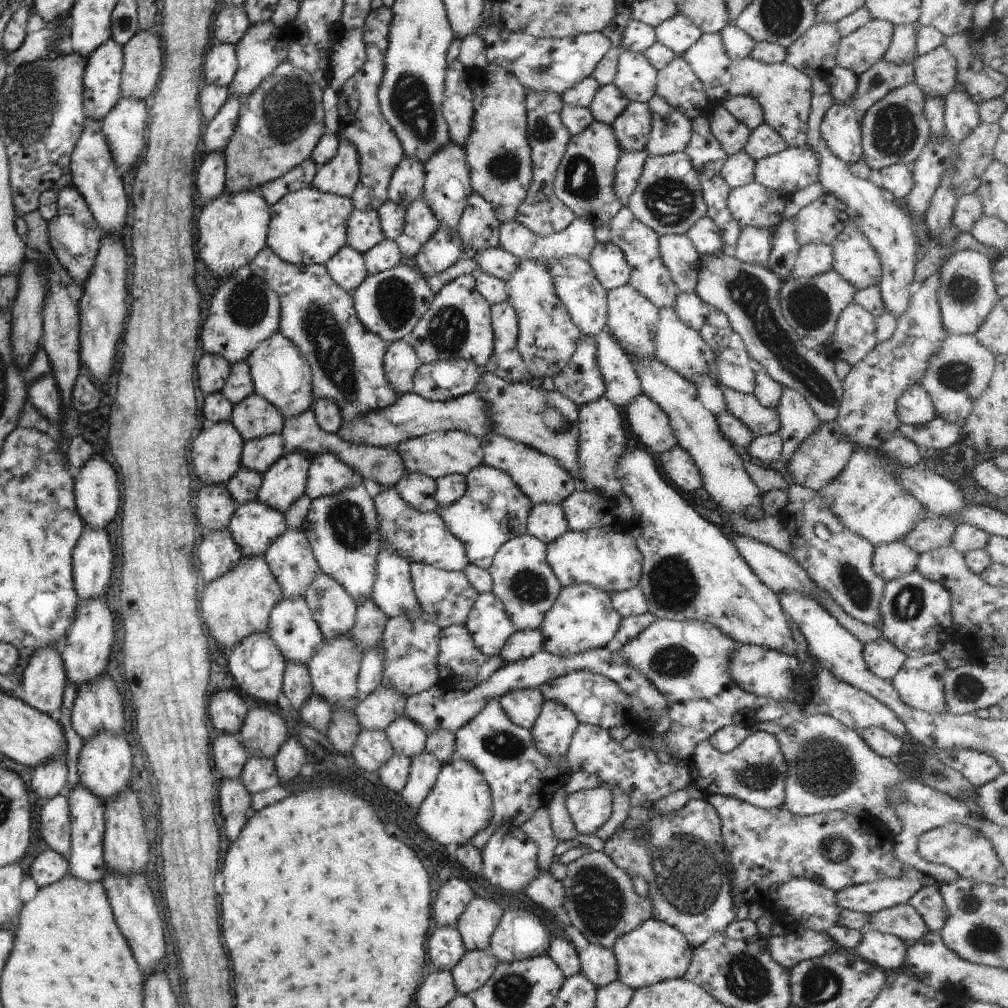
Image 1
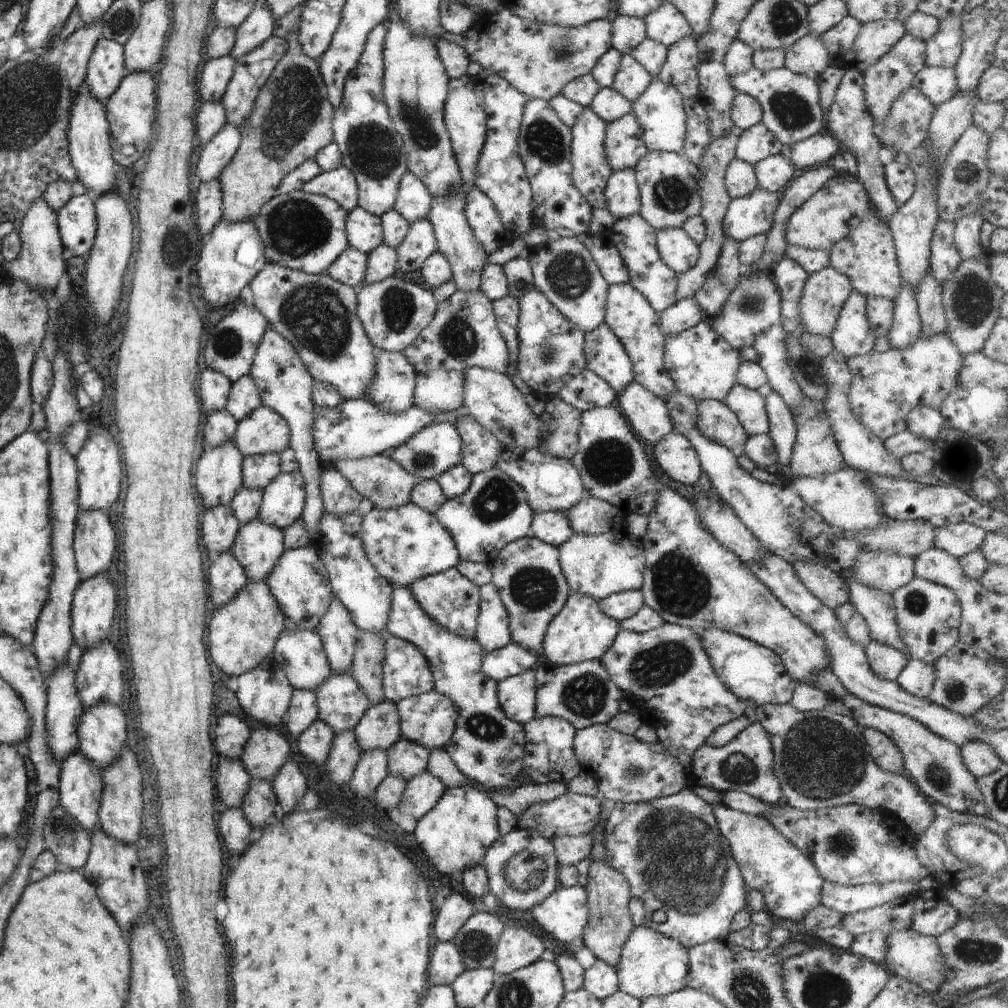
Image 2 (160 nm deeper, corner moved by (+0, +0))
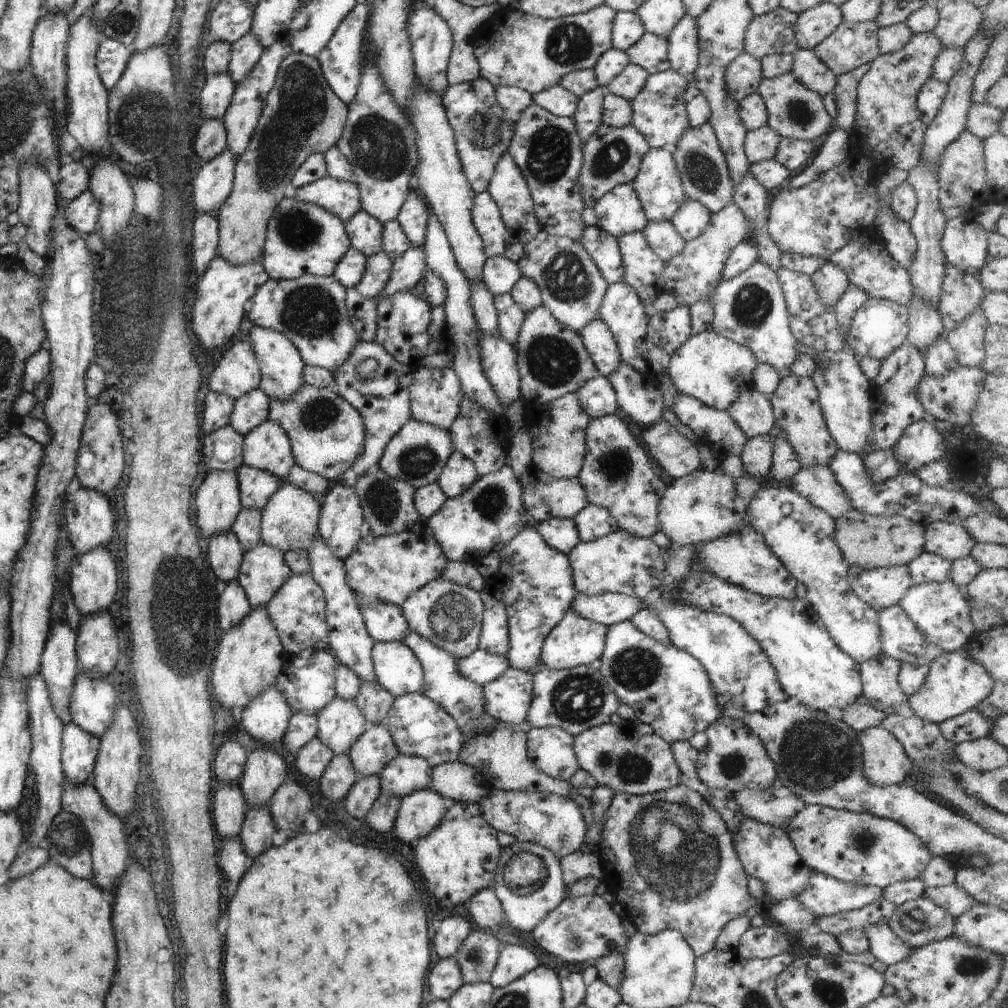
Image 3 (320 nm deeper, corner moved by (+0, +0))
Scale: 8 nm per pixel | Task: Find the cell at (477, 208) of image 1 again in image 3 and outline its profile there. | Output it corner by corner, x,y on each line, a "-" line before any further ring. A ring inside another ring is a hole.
486,190
474,193
470,215
482,240
486,258
503,255
505,249
514,242
514,238
502,223
499,208

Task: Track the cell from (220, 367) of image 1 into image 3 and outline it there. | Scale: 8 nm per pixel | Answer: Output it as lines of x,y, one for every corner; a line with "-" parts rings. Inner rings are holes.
208,390
201,413
201,435
210,435
216,430
230,426
232,400
225,395
215,394

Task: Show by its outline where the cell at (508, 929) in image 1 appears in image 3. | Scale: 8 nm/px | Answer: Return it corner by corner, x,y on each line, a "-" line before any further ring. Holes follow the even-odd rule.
502,945
491,971
488,983
493,987
502,987
512,980
533,970
539,962
527,948
516,945

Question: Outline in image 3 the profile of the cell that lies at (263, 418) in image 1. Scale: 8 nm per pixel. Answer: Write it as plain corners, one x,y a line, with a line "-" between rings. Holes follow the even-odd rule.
265,419
242,437
242,464
273,475
279,486
288,483
294,466
288,438
276,424

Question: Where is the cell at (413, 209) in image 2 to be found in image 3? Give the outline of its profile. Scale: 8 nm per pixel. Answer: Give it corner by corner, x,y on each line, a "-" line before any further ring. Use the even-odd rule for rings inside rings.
409,190
396,216
409,246
413,248
423,246
426,233
426,210
422,203
423,196
418,194
417,190

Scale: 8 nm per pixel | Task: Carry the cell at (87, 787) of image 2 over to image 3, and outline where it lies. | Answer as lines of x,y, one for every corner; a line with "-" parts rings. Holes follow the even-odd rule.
73,721
62,725
63,774
72,783
87,783
98,751
98,738
83,732

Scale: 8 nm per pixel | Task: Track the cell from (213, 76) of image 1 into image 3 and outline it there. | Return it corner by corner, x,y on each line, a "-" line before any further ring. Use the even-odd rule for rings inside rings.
227,73
204,77
198,83
201,85
199,92
201,117
204,121
221,120
230,103
235,84

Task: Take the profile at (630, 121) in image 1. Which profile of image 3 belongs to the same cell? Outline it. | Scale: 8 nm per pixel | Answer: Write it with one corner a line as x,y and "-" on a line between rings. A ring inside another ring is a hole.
600,124
581,145
582,161
575,182
584,206
591,208
612,188
630,183
639,170
641,157
649,149
647,141
633,125
612,129

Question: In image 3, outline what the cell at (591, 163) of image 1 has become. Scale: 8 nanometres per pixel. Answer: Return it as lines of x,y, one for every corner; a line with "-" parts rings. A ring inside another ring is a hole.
599,86
578,96
572,119
582,144
601,124
603,89

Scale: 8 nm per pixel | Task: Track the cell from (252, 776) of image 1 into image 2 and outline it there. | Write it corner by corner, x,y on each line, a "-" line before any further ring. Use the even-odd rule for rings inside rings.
250,780
247,784
247,792
243,796
243,816
249,822
251,828
259,828
267,822
269,816
273,816
275,806
275,794
269,782
265,780

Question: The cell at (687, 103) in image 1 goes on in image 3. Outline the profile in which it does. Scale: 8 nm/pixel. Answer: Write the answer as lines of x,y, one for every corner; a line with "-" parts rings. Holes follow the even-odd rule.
684,12
665,39
668,42
669,66
686,80
687,85
693,84
698,63
694,18

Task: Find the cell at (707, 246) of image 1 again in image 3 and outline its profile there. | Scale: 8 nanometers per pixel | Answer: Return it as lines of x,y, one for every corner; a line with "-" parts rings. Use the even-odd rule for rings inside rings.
685,199
668,220
684,241
699,236
707,226
710,212
695,199

